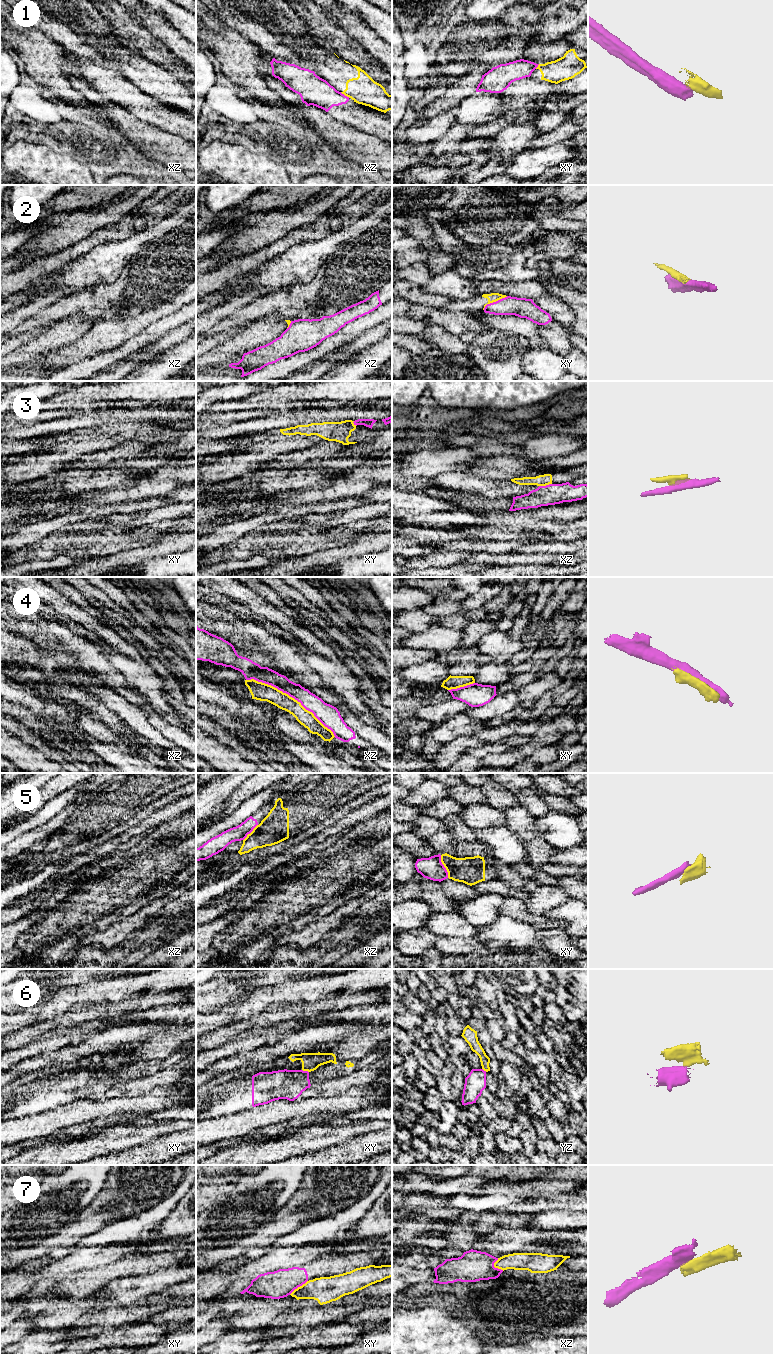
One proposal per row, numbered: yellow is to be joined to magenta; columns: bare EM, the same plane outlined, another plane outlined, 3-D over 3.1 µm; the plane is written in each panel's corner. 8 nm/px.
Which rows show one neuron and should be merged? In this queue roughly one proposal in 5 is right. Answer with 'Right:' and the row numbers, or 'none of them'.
Right: none of them

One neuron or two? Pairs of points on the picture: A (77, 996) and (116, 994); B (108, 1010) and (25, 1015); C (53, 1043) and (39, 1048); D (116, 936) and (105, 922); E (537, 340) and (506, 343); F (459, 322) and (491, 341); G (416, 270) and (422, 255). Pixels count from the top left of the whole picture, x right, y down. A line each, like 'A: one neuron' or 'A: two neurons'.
A: one neuron
B: two neurons
C: one neuron
D: two neurons
E: two neurons
F: two neurons
G: two neurons

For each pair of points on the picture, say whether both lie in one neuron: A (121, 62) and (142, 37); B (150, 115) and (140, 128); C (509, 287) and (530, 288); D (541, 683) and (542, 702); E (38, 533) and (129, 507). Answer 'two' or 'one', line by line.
A: two
B: two
C: one
D: two
E: one

